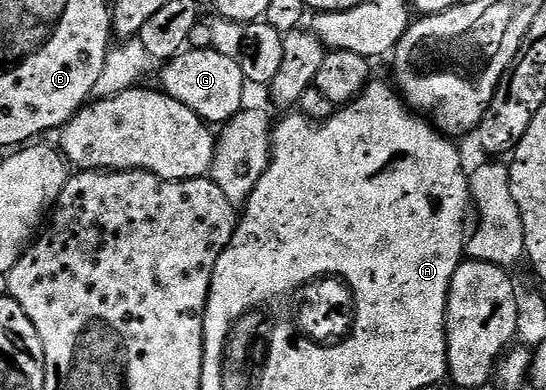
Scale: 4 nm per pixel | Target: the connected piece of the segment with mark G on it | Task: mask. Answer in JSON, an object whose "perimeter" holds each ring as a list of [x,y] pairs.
{"perimeter":[[[211,47],[190,50],[181,52],[163,66],[161,90],[190,107],[207,124],[223,125],[244,107],[244,87],[247,88],[248,82],[239,60]]]}

